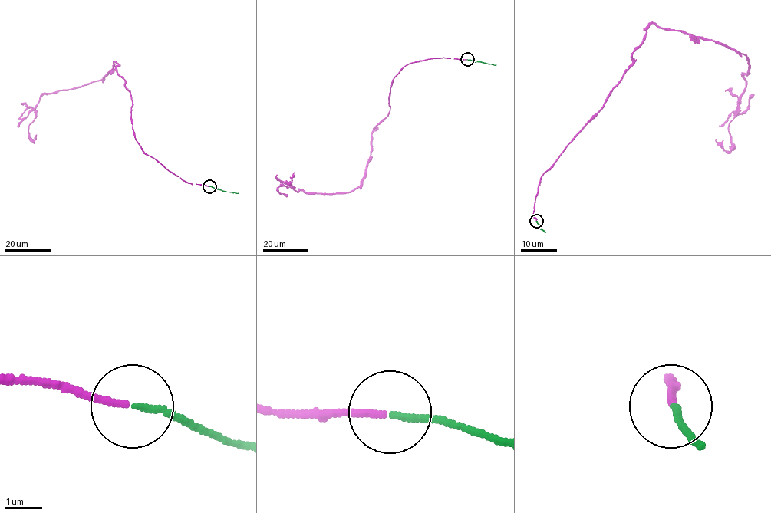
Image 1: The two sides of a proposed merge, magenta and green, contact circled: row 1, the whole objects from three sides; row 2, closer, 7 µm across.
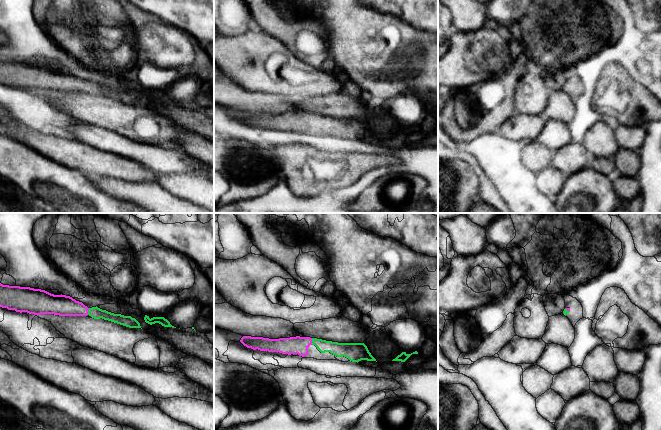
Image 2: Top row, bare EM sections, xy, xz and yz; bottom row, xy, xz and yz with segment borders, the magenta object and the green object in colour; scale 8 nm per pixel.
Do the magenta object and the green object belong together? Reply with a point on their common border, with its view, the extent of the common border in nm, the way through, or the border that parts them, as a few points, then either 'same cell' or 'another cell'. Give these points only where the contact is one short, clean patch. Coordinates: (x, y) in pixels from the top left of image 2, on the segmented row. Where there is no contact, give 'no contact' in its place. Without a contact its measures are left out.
contact xy (87, 311); length 60 nm; way xy (62, 305), (87, 311), (95, 312); same cell

